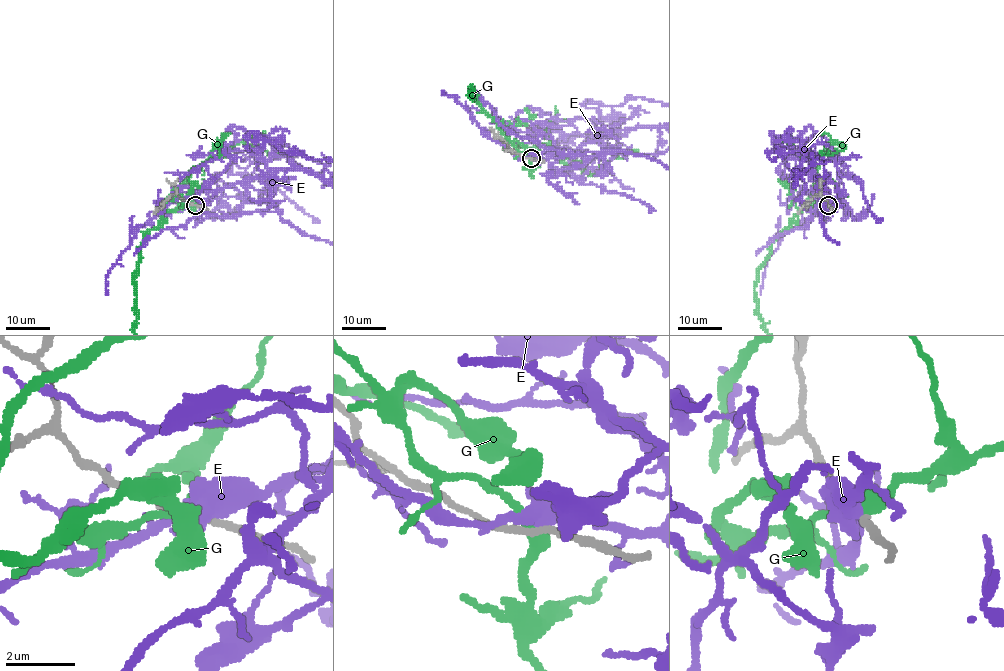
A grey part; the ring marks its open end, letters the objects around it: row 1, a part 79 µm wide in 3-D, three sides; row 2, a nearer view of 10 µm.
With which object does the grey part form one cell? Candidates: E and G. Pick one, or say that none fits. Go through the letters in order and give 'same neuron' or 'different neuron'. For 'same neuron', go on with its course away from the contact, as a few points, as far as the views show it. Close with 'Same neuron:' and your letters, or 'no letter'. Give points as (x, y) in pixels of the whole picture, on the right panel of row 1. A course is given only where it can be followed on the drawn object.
E: same neuron
G: different neuron
Same neuron: E

